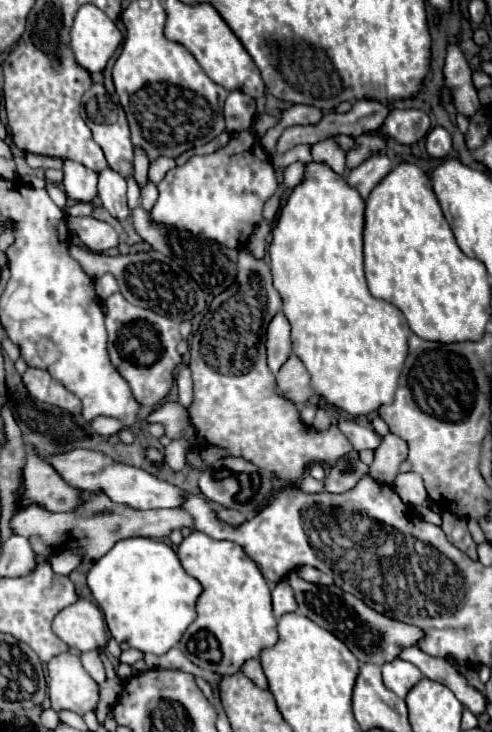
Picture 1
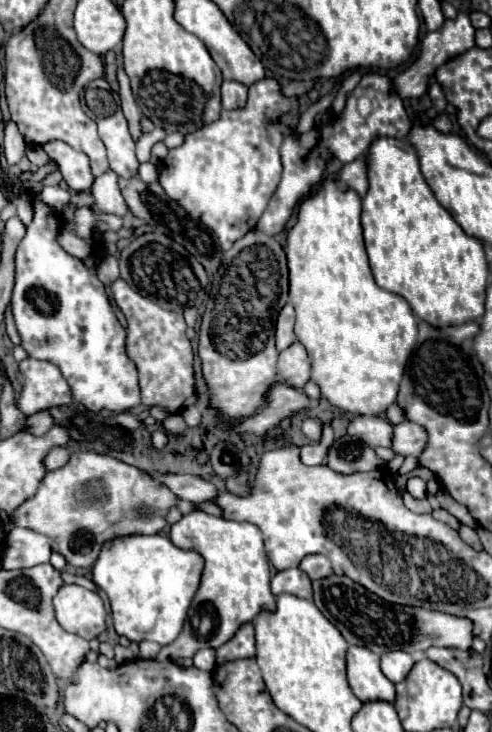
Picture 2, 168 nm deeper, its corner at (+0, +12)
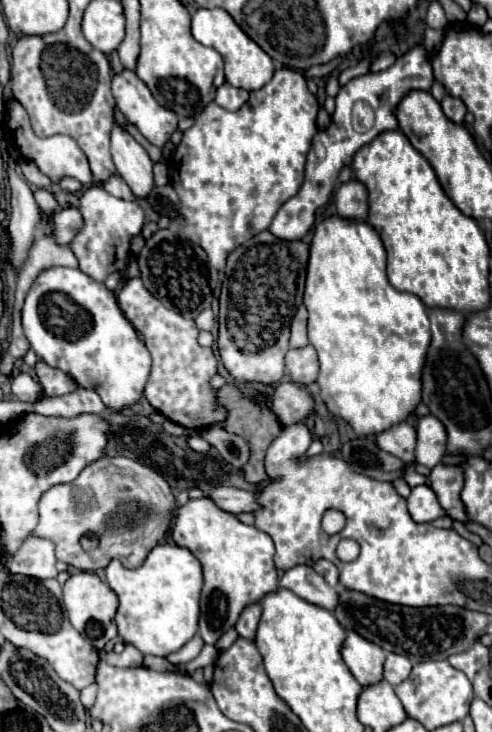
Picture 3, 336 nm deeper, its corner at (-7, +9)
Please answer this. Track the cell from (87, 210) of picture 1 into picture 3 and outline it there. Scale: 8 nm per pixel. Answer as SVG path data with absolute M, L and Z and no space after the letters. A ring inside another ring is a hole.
M38 189L38 191L34 193L34 197L36 197L38 207L40 207L44 213L58 213L58 211L60 211L60 203L56 201L54 193L50 193L50 191L46 191L46 189Z

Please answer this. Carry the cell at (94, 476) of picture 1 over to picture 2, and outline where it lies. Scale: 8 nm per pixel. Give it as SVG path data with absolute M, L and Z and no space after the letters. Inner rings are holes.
M153 474L153 478L157 478L159 482L163 482L177 498L189 500L193 504L201 504L201 502L211 502L219 496L219 490L199 478L199 476L179 476L179 474Z

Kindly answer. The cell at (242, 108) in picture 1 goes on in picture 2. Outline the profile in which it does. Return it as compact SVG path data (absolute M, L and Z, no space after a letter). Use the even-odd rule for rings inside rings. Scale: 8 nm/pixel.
M223 80L221 84L221 106L225 110L243 108L247 102L247 86L233 80Z

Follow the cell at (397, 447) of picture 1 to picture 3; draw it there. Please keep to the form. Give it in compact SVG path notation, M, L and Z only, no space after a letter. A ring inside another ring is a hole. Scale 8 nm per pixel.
M426 415L416 425L416 463L426 465L428 469L434 469L436 463L446 453L446 429L444 425L432 417Z

